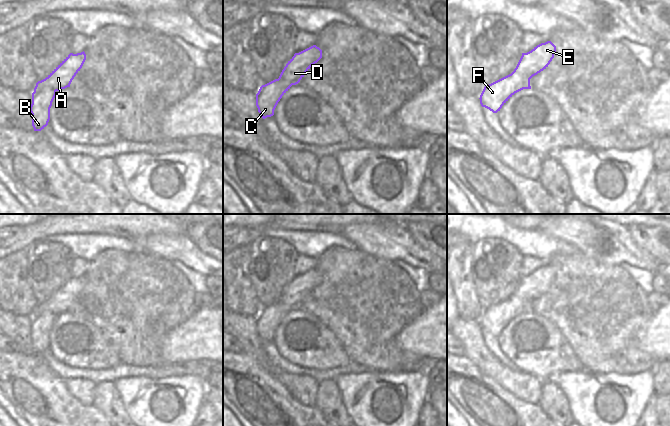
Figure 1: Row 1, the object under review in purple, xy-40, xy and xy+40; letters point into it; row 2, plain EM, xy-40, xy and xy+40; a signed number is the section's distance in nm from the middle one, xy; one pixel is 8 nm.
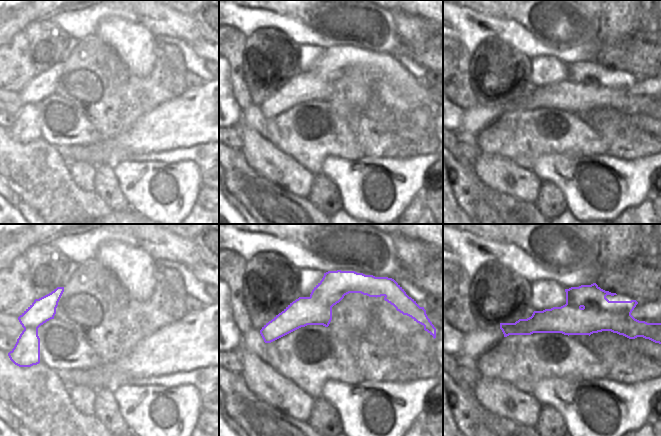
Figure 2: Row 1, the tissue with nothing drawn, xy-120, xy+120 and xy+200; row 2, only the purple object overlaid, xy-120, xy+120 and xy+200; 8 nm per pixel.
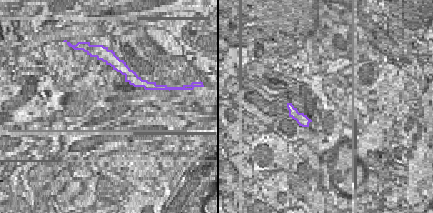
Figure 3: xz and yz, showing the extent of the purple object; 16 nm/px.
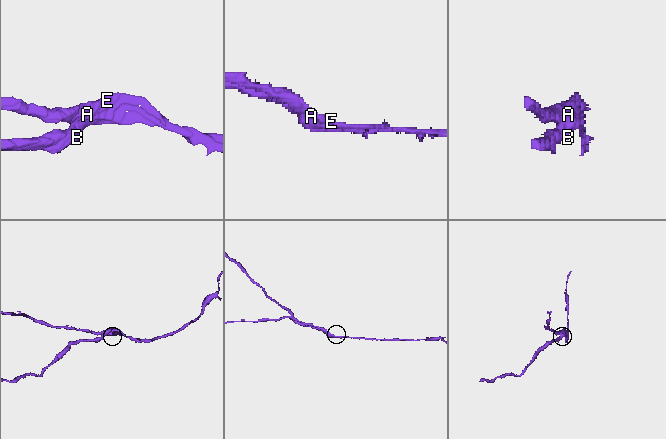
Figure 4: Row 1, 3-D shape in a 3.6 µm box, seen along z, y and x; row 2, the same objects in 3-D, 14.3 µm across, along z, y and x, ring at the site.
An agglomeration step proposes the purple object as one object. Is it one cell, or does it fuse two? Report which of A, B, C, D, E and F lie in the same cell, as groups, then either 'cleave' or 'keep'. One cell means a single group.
A D E / B C F | cleave

